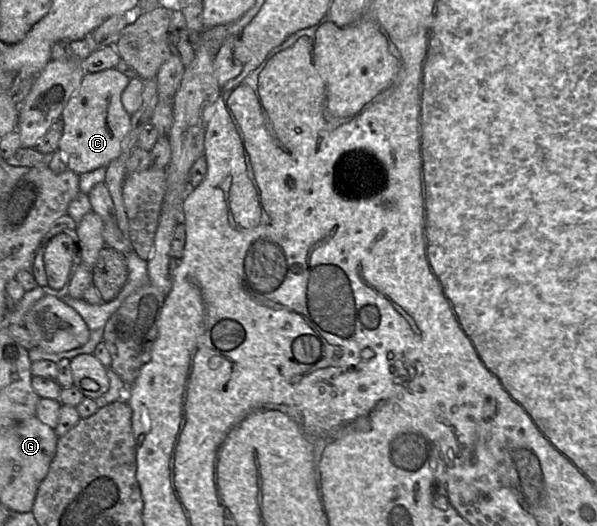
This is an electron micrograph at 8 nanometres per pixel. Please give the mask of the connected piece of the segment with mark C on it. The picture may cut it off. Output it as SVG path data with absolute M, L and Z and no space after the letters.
M112 68L87 73L62 111L64 129L59 150L66 159L68 169L79 174L87 173L109 163L121 154L122 142L131 128L131 116L125 110L121 97L130 78Z

